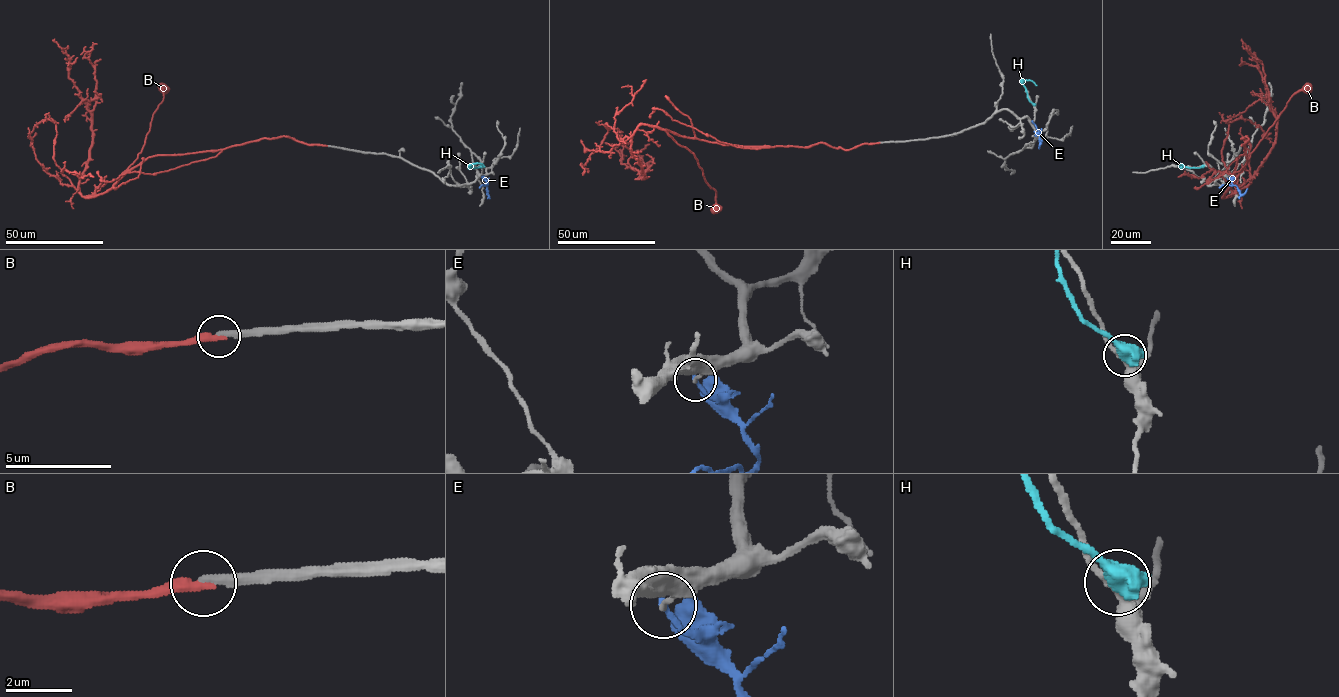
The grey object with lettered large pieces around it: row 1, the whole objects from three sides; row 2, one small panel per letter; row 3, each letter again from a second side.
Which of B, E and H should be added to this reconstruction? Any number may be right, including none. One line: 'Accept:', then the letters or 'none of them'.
Accept: B

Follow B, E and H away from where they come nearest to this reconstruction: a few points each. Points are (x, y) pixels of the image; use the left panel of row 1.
B: (326, 145), (282, 136), (156, 155), (105, 192), (85, 197), (78, 183), (92, 118), (54, 39)
E: (482, 176), (488, 184), (488, 194), (486, 188)
H: (481, 166), (470, 166), (481, 163), (484, 167)

